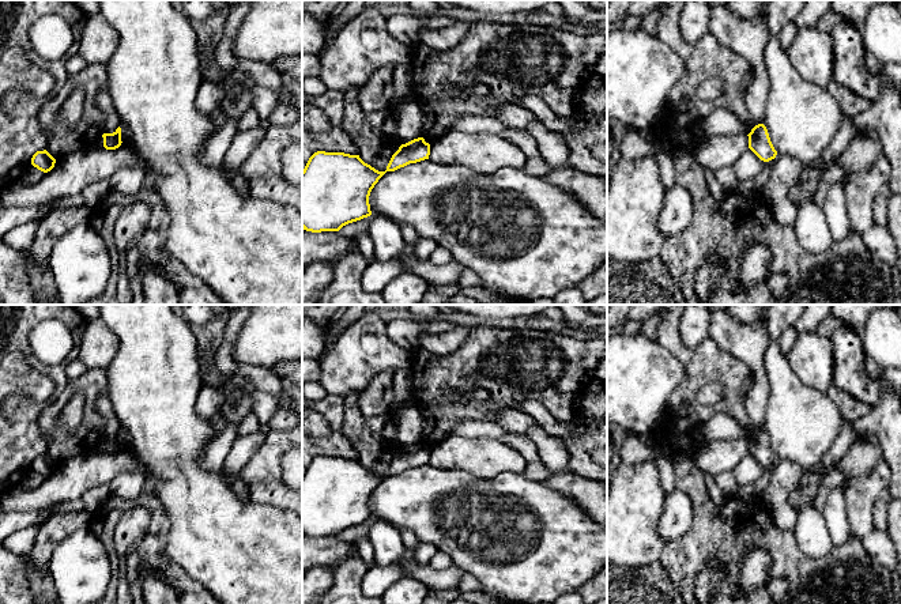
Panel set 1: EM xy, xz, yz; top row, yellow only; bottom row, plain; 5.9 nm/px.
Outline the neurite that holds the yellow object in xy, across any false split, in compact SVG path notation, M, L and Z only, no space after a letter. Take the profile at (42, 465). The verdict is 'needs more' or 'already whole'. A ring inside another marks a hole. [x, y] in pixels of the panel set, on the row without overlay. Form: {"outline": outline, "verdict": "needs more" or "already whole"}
{"outline": "M37 456L31 463L31 469L38 475L48 477L54 472L56 464L46 456Z", "verdict": "already whole"}

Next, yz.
{"outline": "M764 429L755 430L749 441L749 453L764 467L769 467L776 463L774 454L768 434Z", "verdict": "already whole"}

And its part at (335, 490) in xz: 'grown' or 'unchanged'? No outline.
unchanged

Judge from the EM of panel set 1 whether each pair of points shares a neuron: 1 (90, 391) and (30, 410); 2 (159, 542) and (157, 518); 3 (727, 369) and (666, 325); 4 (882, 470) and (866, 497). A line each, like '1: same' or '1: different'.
1: different
2: same
3: same
4: same

